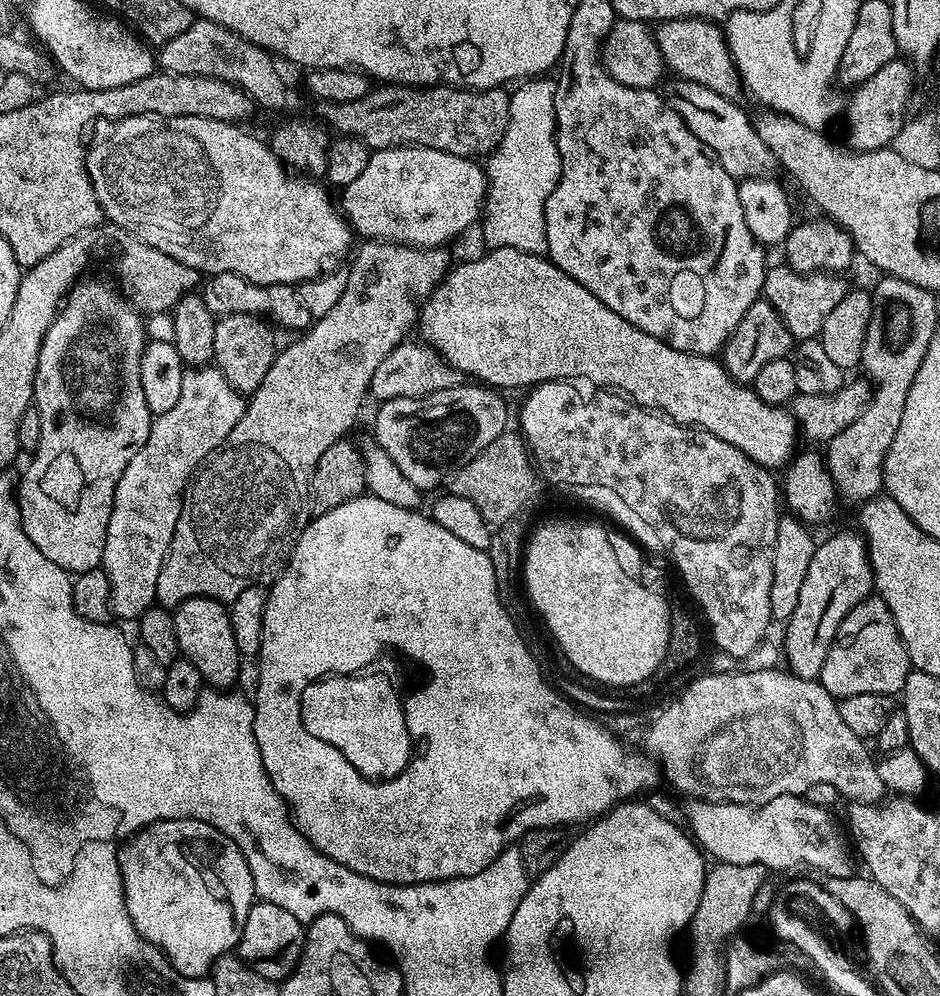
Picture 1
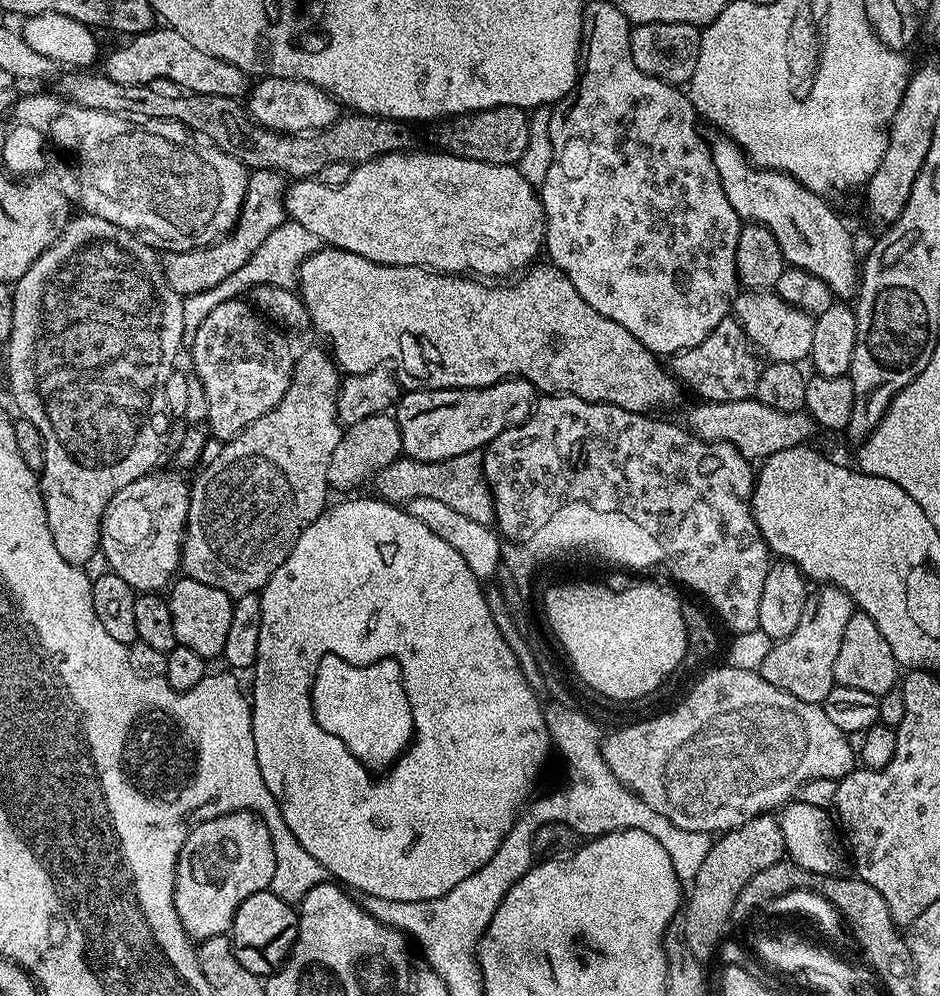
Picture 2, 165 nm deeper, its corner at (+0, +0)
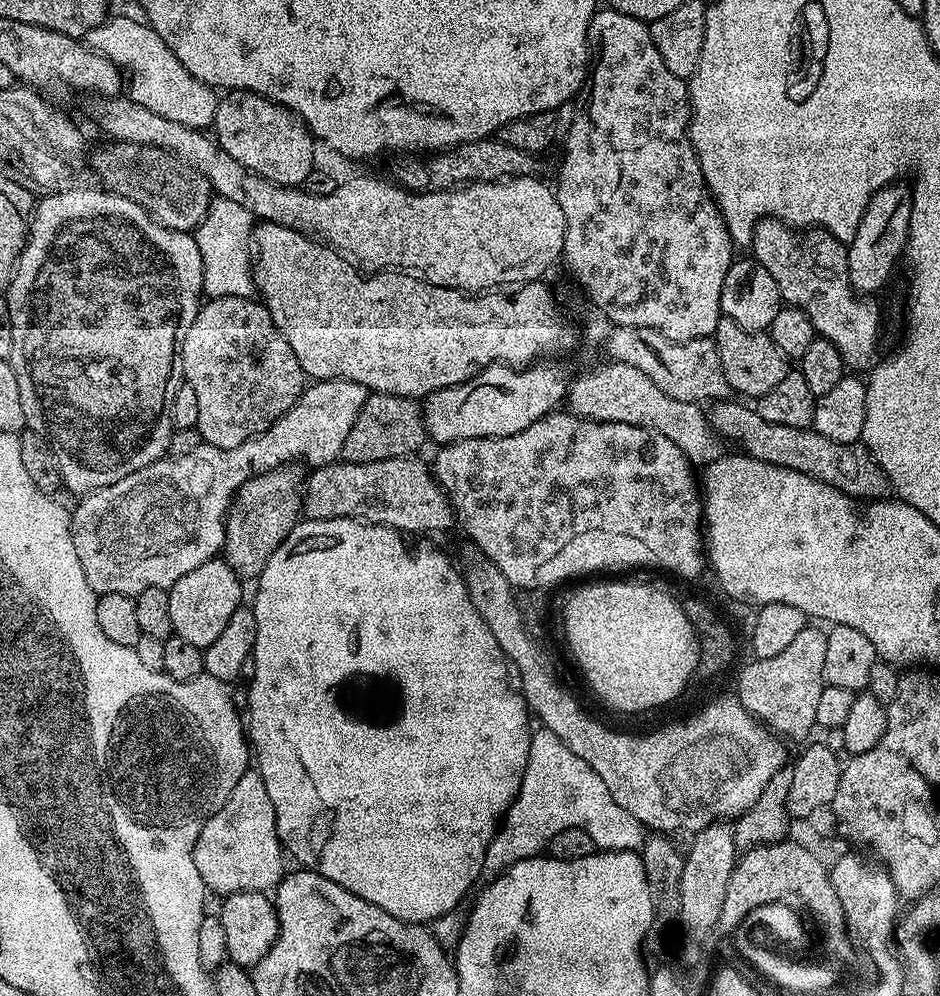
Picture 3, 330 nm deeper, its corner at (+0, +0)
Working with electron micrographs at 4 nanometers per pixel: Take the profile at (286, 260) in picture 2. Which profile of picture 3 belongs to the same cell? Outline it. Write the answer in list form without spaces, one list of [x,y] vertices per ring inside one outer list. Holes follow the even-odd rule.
[[[221,196],[213,197],[207,213],[194,230],[203,262],[203,293],[214,297],[246,297],[255,295],[254,254],[252,231],[254,218],[244,206]]]

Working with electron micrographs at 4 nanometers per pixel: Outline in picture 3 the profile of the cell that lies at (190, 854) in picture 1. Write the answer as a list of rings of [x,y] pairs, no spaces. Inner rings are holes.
[[[249,770],[238,778],[228,801],[202,826],[192,857],[205,889],[220,892],[221,897],[232,892],[267,893],[280,883],[286,872],[286,856],[276,833],[274,802],[270,802],[260,772]]]

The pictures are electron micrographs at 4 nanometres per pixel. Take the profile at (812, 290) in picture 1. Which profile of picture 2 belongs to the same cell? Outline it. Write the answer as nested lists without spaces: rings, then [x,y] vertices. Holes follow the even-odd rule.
[[[775,290],[741,291],[734,301],[734,316],[761,357],[791,364],[809,359],[810,346],[814,346],[814,318],[809,312],[790,306],[790,302],[783,300]]]

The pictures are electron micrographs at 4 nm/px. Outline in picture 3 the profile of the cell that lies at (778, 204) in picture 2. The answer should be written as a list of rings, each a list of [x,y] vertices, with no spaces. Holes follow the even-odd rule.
[[[761,218],[752,227],[751,255],[778,282],[781,301],[802,310],[810,318],[817,337],[830,341],[849,369],[867,369],[873,363],[876,339],[880,336],[879,306],[868,304],[872,302],[861,298],[850,286],[848,250],[842,241],[823,230],[805,231],[801,240],[796,236],[799,235],[781,220]]]

